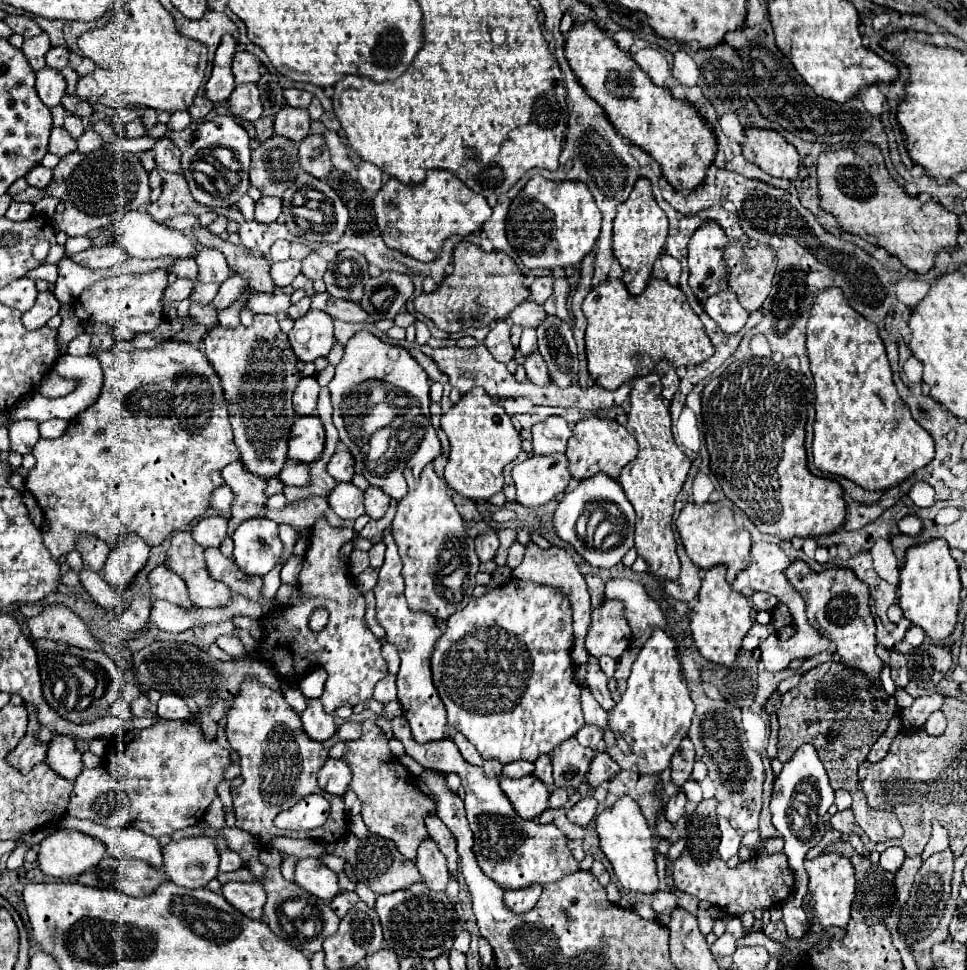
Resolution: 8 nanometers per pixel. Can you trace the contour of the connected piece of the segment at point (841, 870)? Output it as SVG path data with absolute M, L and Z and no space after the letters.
M824 853L814 859L806 859L804 867L810 877L808 891L812 895L808 917L812 919L812 923L820 923L822 927L830 927L830 925L844 927L850 921L850 907L856 893L856 879L854 879L852 863L840 853Z

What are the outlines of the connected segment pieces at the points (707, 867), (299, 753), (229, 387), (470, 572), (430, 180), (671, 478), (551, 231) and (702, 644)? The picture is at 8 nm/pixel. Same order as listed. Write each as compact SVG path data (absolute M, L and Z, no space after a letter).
M764 845L756 855L752 855L748 861L740 863L738 867L728 867L720 859L716 863L712 859L712 861L700 865L692 859L690 853L682 853L674 863L672 877L674 877L676 887L682 889L684 893L694 895L700 901L718 905L724 913L734 915L734 917L740 917L746 911L754 913L754 911L762 911L772 905L778 905L784 899L788 899L796 889L796 875L788 867L784 853L770 855L764 851Z
M244 681L240 693L232 699L226 733L230 747L240 757L240 769L244 779L240 787L230 789L238 829L248 831L262 843L268 837L278 837L278 829L272 825L274 817L280 811L278 807L296 805L304 795L318 793L324 795L332 805L328 821L314 831L300 831L300 833L288 831L284 835L290 839L318 839L324 843L336 843L340 841L340 837L344 837L348 827L346 827L346 811L342 797L324 793L324 789L320 789L316 783L320 767L328 761L328 749L324 749L322 743L312 741L304 733L300 717L290 709L280 691L266 689L256 681Z
M254 315L252 327L216 327L204 337L204 353L220 377L228 413L234 429L234 443L246 471L256 477L278 477L288 455L288 439L294 423L292 393L300 381L296 355L288 337L280 331L274 315Z
M428 465L422 471L420 479L412 477L412 473L408 473L408 471L404 473L404 477L408 483L408 495L404 497L404 501L398 501L398 511L396 511L396 517L392 521L392 535L394 535L394 541L398 545L400 557L404 561L402 577L406 581L408 607L410 607L410 611L426 611L434 619L446 621L450 615L454 615L456 611L460 611L468 605L472 591L476 587L474 577L478 573L480 561L474 553L474 539L468 537L468 533L464 529L464 519L456 511L446 483L438 479L432 465Z
M434 169L428 173L424 185L412 187L390 179L374 199L374 213L384 243L390 249L428 263L440 257L442 245L450 235L470 235L478 231L482 223L490 219L492 207L482 195L472 193L466 185L460 185L452 173Z
M656 373L634 379L630 393L630 413L628 413L628 433L636 437L640 451L638 457L628 463L620 475L620 485L636 511L636 551L648 563L648 571L654 577L676 581L680 575L680 561L676 555L676 539L672 531L674 501L680 493L690 459L676 447L672 439L672 421L668 403L662 399L662 385Z
M536 175L512 201L506 235L528 269L568 267L578 265L594 249L600 235L600 221L602 215L586 185L580 185L580 181L556 183Z
M722 565L706 571L698 601L690 613L690 629L692 629L694 641L696 641L698 653L712 663L730 667L736 661L744 635L748 633L748 629L754 623L750 611L752 611L752 607L748 603L748 599L728 585L726 569Z

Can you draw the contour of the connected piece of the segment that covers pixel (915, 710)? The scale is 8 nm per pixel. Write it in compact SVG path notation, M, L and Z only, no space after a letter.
M932 693L932 695L920 695L914 699L914 703L906 709L900 711L900 725L910 731L910 729L920 729L926 719L938 711L942 707L942 701L944 697L938 695L938 693Z

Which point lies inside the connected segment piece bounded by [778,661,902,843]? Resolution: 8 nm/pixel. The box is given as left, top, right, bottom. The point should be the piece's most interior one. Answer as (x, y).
(828, 710)

